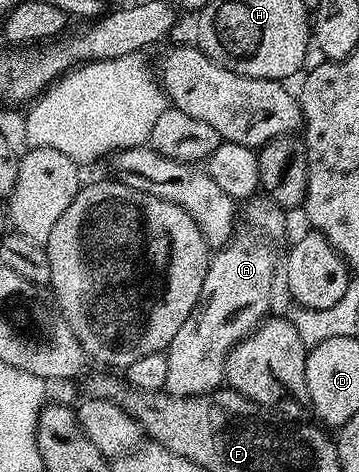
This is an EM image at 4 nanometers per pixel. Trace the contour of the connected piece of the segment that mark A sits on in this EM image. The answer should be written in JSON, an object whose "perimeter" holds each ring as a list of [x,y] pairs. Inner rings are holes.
{"perimeter":[[[266,195],[252,197],[244,209],[247,210],[241,213],[241,235],[214,250],[197,307],[193,307],[189,319],[173,335],[173,343],[165,351],[169,359],[165,390],[178,397],[199,397],[220,388],[225,381],[223,372],[229,351],[268,316],[271,288],[275,285],[271,248],[286,235],[288,214]]]}

